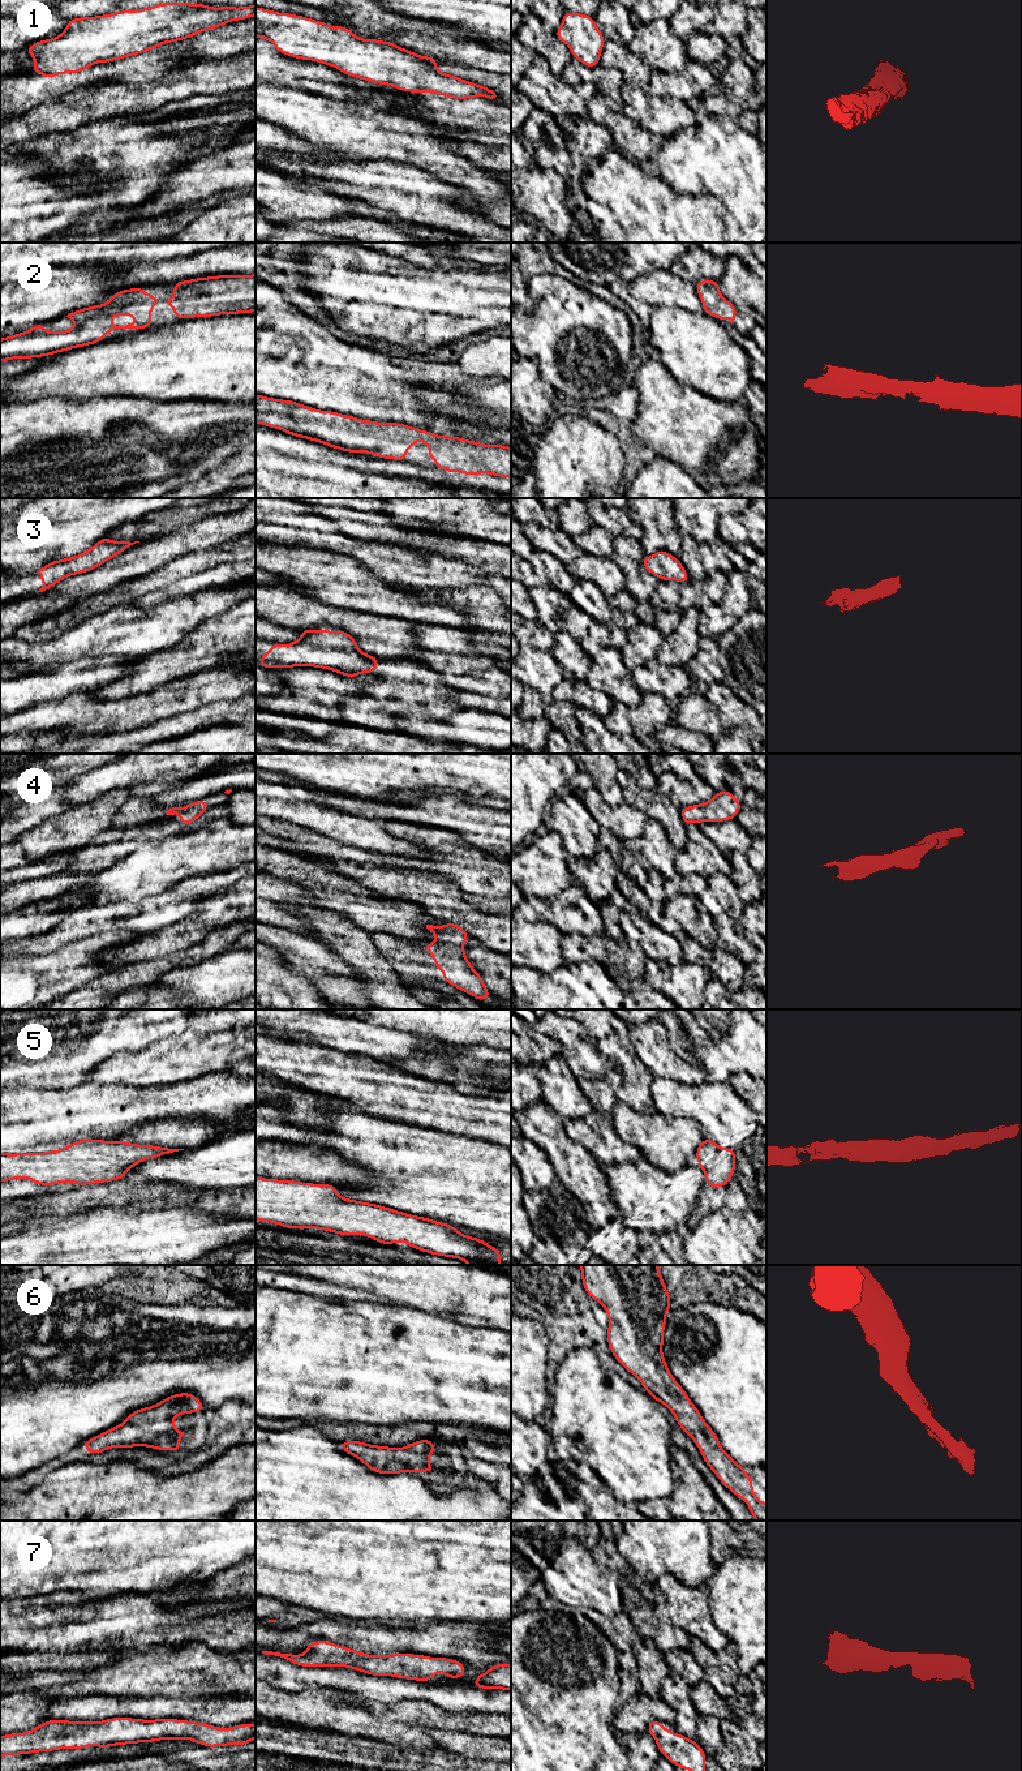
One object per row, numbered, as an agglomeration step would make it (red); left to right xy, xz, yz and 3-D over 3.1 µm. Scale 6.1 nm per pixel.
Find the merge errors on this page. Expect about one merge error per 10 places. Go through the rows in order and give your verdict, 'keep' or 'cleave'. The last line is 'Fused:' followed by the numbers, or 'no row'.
1: keep
2: keep
3: keep
4: keep
5: keep
6: keep
7: keep
Fused: no row

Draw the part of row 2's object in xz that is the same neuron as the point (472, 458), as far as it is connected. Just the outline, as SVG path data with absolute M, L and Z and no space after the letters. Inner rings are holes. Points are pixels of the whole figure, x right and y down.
M257 394L256 423L347 453L368 453L382 459L403 462L407 460L407 450L413 449L413 442L428 442L429 458L442 471L463 472L467 476L489 473L511 479L511 447L503 445L484 445L460 437L437 436L433 432L420 430L405 424L369 421L334 411L319 411L293 400L266 398Z

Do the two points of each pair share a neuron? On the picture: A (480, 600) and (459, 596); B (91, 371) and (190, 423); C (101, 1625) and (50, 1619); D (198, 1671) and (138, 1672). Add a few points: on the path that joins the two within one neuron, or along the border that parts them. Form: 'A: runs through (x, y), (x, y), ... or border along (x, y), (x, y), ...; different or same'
A: runs through (475, 600), (464, 599); same
B: border along (116, 394), (163, 401), (177, 399); different
C: runs through (87, 1625), (63, 1628); same
D: runs through (184, 1671), (153, 1672); same

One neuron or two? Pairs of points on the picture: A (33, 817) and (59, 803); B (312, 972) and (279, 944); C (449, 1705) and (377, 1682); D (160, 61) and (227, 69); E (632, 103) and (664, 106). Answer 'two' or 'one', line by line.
A: one
B: one
C: one
D: two
E: one

